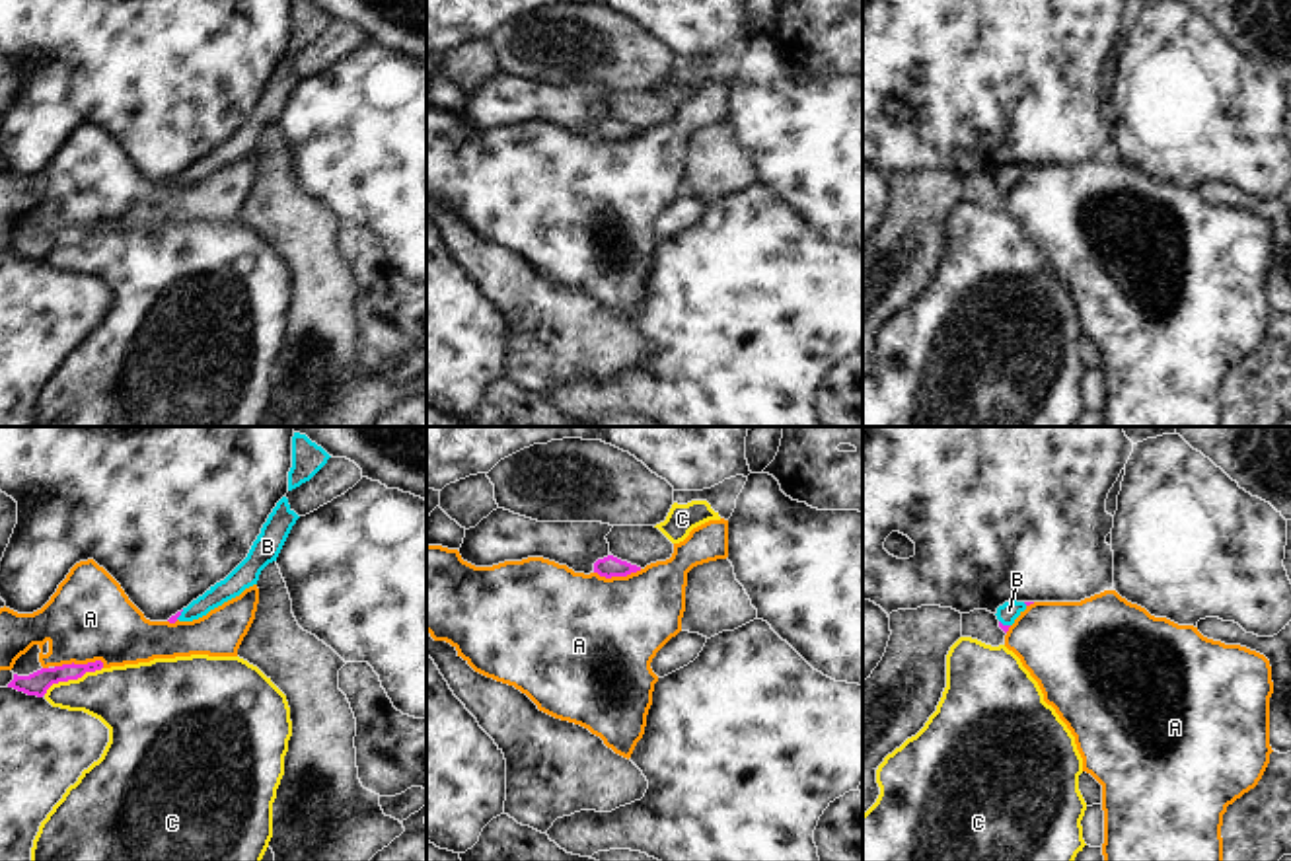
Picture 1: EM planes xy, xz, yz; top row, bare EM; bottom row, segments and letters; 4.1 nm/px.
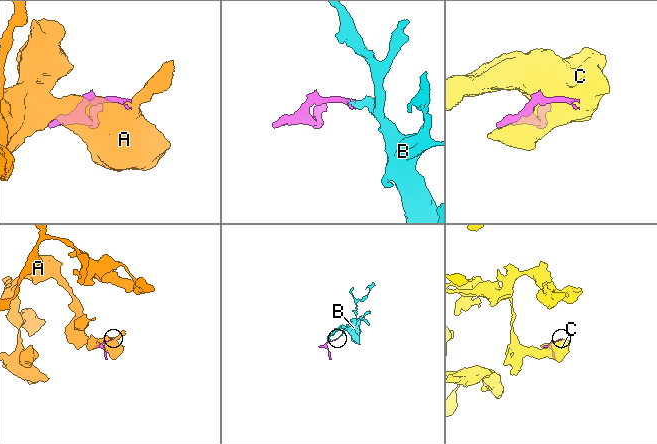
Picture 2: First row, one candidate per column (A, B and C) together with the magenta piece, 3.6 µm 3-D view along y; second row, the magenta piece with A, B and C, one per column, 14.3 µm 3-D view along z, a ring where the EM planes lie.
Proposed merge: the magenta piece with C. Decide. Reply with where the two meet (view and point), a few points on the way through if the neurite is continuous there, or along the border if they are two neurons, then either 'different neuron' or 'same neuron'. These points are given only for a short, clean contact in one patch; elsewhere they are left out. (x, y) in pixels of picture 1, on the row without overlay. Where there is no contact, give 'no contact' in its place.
meets magenta in xy at (73, 242); different neuron

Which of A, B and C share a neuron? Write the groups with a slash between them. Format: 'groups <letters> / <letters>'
groups A / B / C

